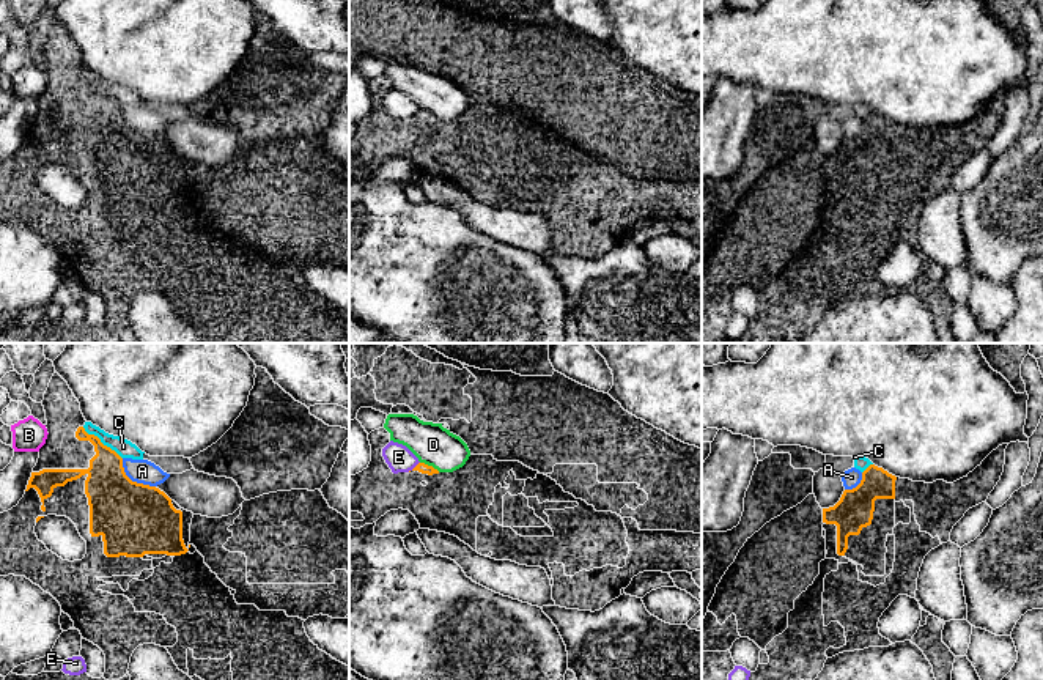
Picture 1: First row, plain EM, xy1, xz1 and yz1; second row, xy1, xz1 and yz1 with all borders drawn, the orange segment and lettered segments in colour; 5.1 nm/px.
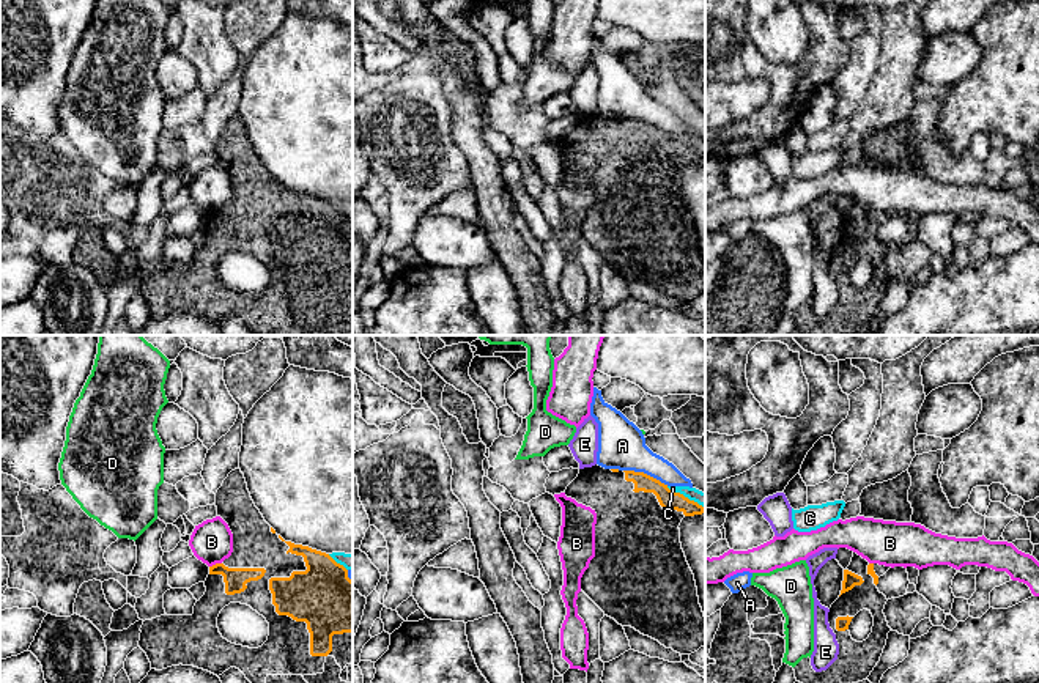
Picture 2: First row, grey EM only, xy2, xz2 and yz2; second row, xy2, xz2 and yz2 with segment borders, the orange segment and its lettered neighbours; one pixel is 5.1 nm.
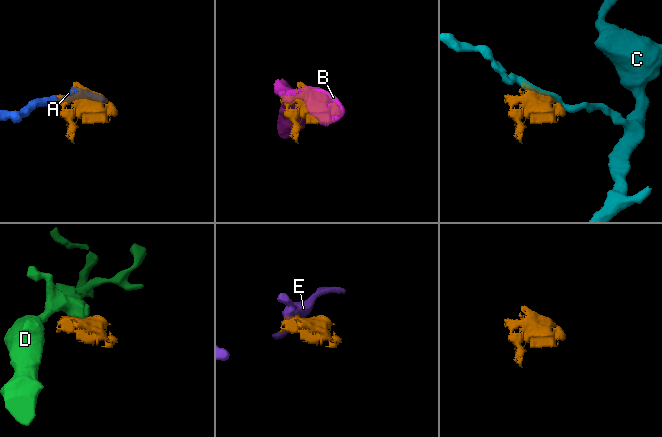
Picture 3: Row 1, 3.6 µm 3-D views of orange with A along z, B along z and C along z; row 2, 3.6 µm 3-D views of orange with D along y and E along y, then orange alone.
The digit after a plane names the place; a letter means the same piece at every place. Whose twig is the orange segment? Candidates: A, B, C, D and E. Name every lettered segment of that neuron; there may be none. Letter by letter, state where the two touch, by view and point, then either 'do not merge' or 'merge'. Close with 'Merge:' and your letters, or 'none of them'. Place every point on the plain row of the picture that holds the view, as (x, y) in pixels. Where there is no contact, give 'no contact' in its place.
A: meets orange in xy1 at (131, 128); do not merge
B: meets orange in xy2 at (216, 211); do not merge
C: meets orange in xy1 at (101, 90); do not merge
D: meets orange in xz1 at (430, 114); do not merge
E: meets orange in xz1 at (414, 115); do not merge
Merge: none of them

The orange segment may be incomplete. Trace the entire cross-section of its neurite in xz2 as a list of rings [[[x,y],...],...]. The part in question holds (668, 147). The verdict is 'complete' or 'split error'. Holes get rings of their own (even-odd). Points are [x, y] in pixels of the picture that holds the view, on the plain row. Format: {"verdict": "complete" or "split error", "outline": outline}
{"verdict": "split error", "outline": [[[598,112],[579,116],[564,140],[597,161],[595,205],[581,225],[581,238],[605,263],[666,296],[691,302],[704,294],[705,263],[682,197],[678,173],[685,164],[702,162],[705,156],[644,120]]]}

